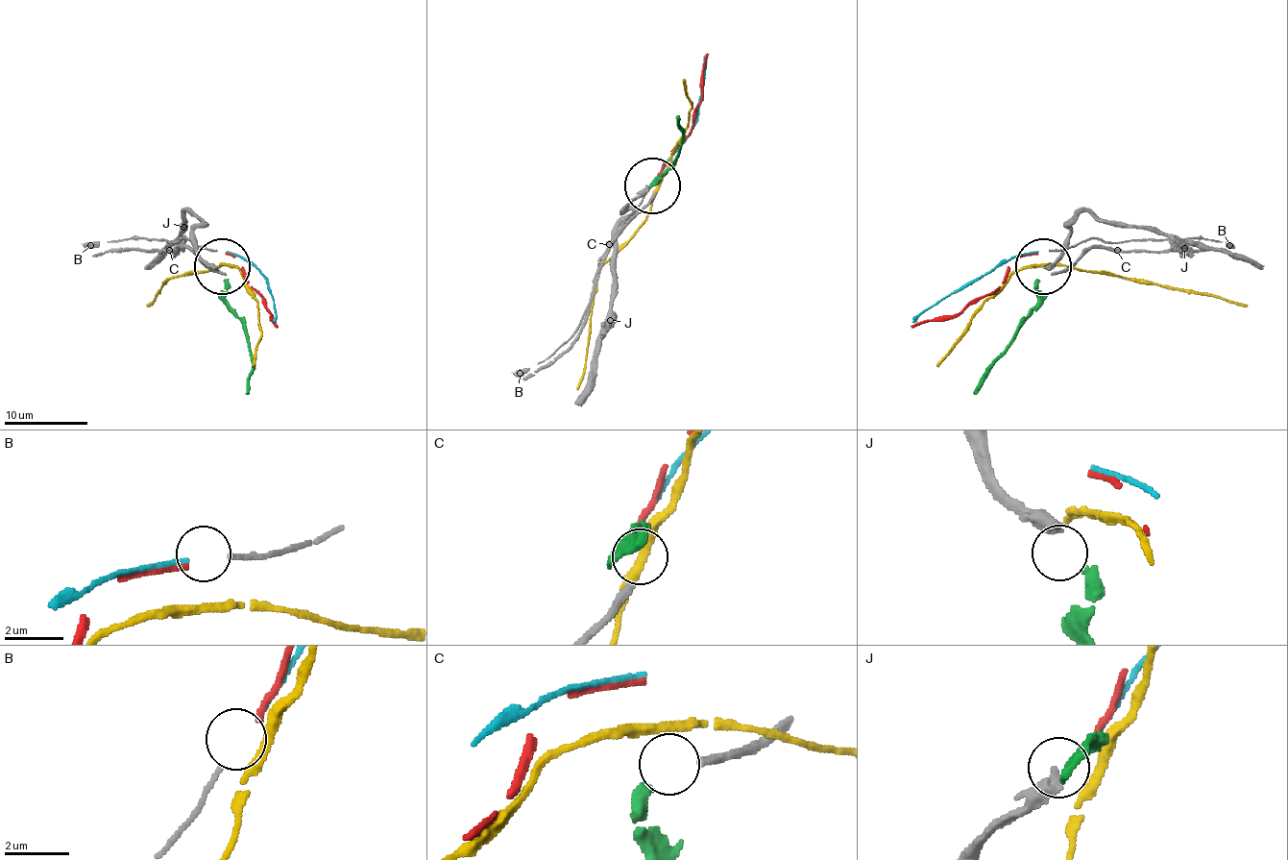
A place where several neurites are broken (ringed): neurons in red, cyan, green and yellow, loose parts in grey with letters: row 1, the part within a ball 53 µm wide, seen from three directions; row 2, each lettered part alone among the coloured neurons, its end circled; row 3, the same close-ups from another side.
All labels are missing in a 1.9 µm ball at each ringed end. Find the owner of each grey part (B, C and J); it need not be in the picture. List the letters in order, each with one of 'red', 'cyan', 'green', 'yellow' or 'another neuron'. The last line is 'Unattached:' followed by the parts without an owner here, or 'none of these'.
B: cyan
C: another neuron
J: green
Unattached: C

